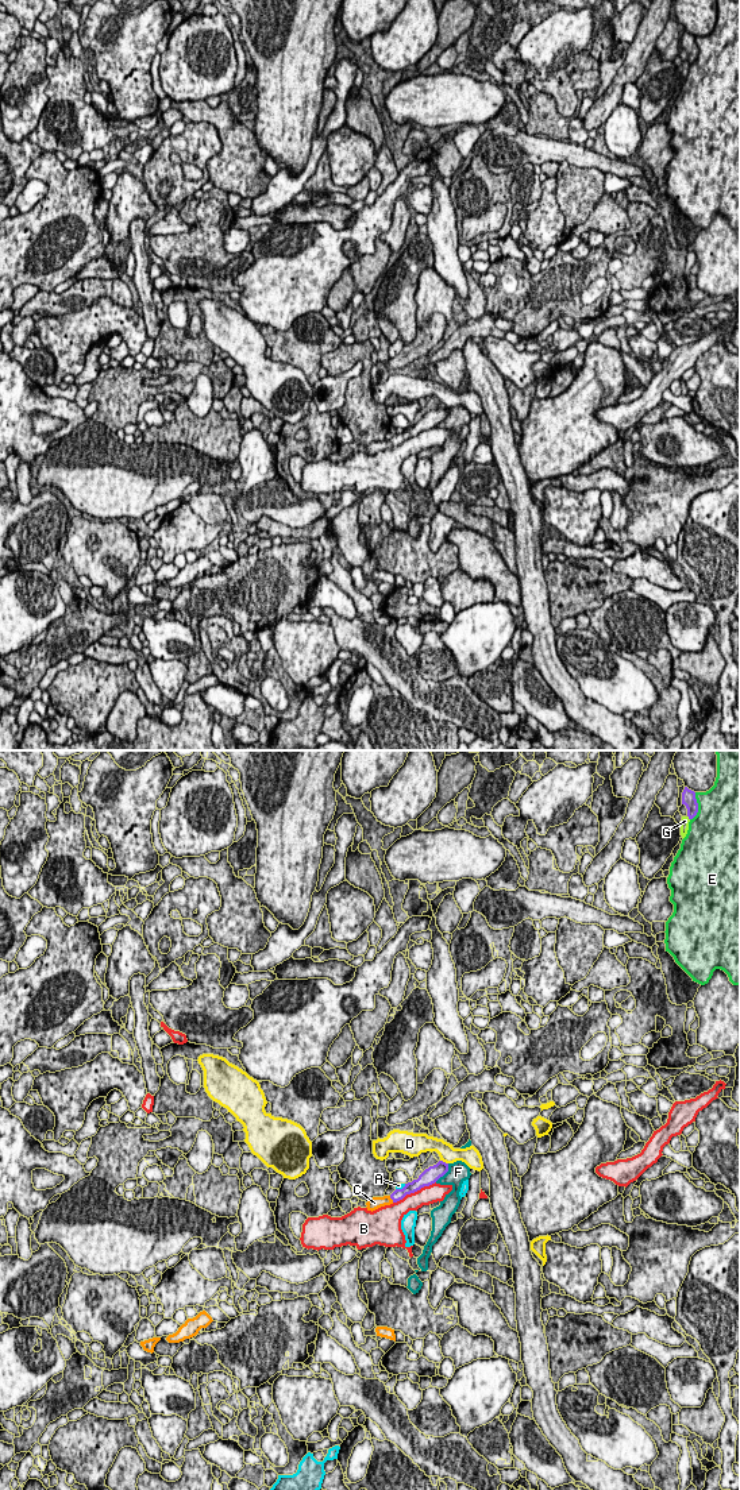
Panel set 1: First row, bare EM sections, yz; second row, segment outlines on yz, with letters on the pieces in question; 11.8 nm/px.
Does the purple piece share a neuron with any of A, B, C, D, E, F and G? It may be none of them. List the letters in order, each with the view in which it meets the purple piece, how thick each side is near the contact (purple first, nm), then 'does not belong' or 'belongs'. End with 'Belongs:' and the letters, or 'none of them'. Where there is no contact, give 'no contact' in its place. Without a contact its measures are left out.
A: contact in yz; calibres 140 and 60 nm; does not belong
B: contact in yz; calibres 190 and 220 nm; does not belong
C: contact in yz; calibres 140 and 140 nm; belongs
D: contact in yz; calibres 200 and 200 nm; does not belong
E: contact in yz; calibres 160 and 480 nm; does not belong
F: contact in yz; calibres 200 and 260 nm; does not belong
G: contact in yz; calibres 160 and 100 nm; does not belong
Belongs: C

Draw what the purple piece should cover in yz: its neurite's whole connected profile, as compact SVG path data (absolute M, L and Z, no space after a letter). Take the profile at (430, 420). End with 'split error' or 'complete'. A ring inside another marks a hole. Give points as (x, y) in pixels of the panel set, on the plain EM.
M439 405L436 409L425 413L417 424L405 428L402 433L396 433L390 440L373 441L366 447L367 455L375 455L381 451L390 449L402 444L406 439L415 437L424 431L435 428L440 421L448 416L448 408Z | split error

